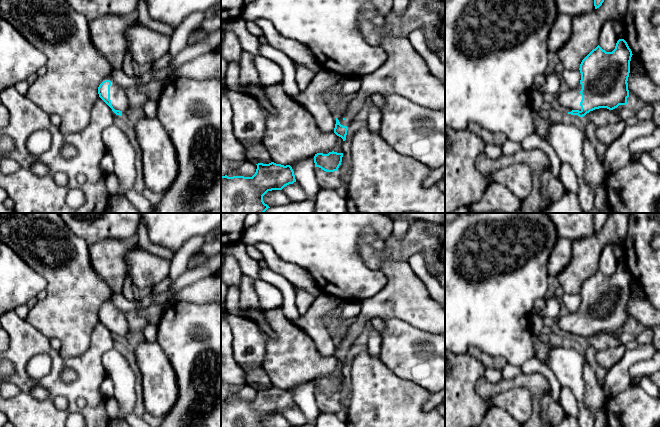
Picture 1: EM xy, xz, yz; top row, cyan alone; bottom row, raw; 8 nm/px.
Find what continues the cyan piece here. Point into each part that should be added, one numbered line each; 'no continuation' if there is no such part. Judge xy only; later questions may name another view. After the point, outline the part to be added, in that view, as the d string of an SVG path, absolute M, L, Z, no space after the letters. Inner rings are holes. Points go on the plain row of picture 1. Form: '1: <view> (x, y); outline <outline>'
1: xy (119, 324); outline M112 303L110 310L110 324L115 334L120 334L122 338L129 332L129 323L124 312L115 307Z

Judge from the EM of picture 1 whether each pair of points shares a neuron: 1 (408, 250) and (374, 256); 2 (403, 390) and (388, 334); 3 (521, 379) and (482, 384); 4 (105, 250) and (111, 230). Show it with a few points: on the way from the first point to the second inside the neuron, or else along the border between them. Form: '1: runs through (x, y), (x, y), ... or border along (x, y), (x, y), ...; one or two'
1: runs through (400, 250), (392, 250), (382, 254); one
2: border along (383, 362), (399, 377), (410, 380), (422, 387); two
3: runs through (511, 383), (500, 387), (492, 387); one
4: border along (131, 237), (125, 239), (103, 239), (89, 246); two

